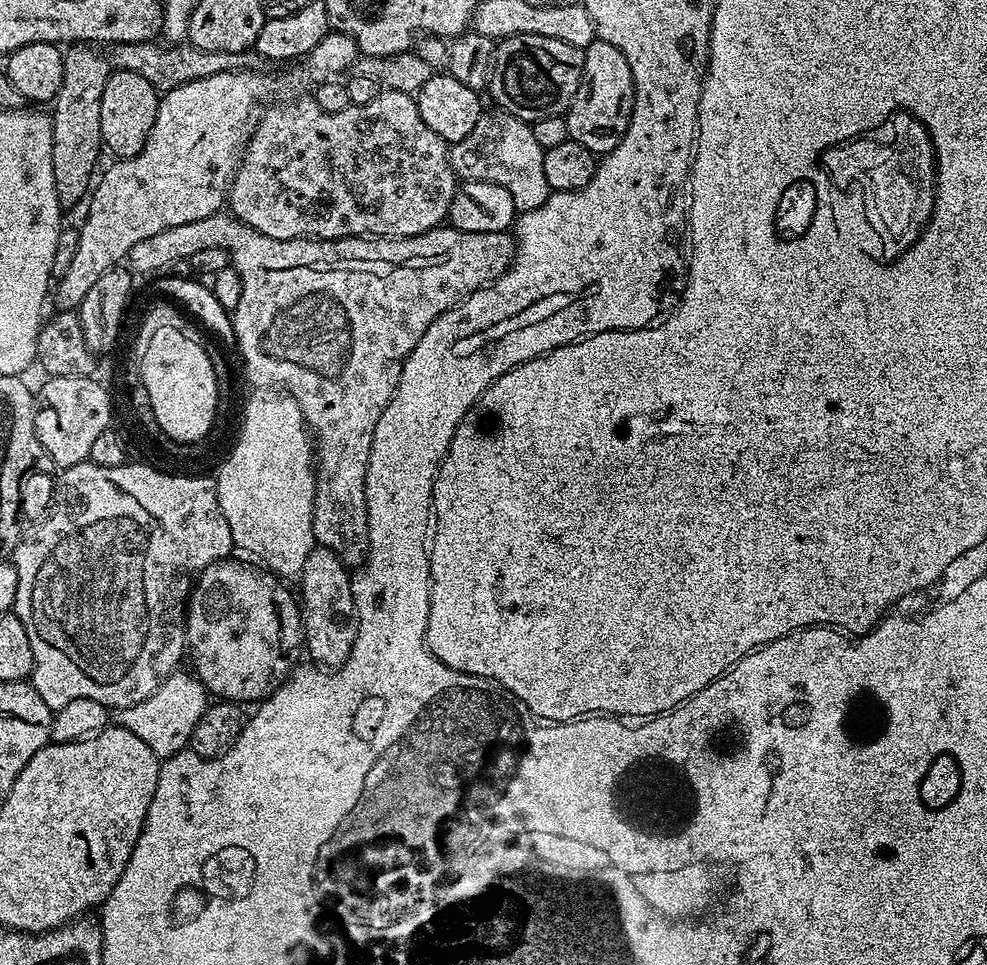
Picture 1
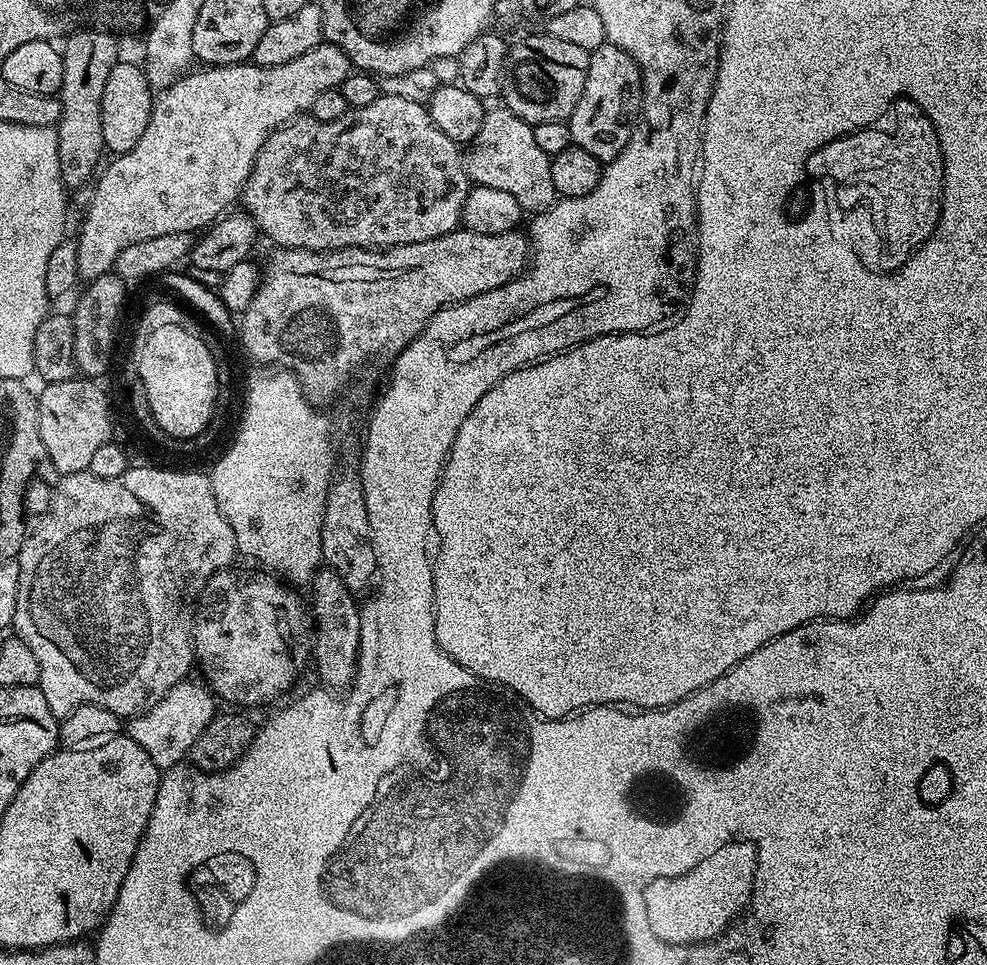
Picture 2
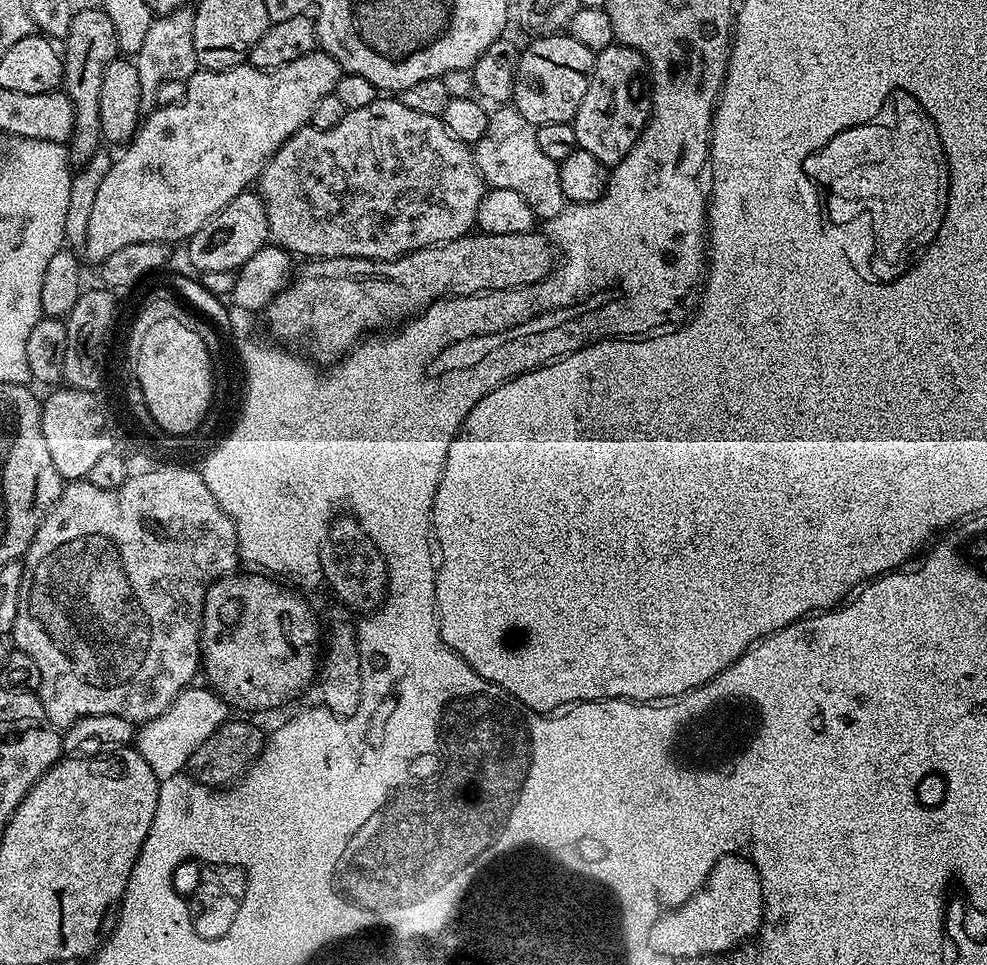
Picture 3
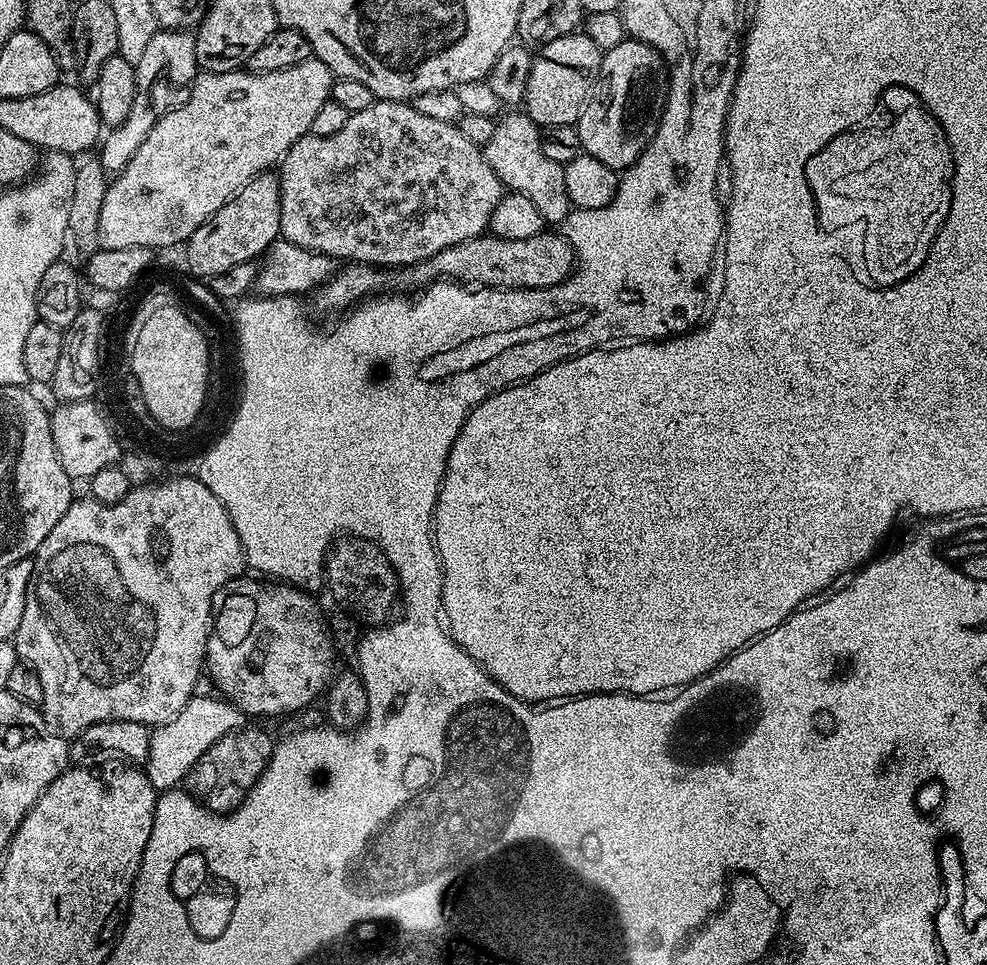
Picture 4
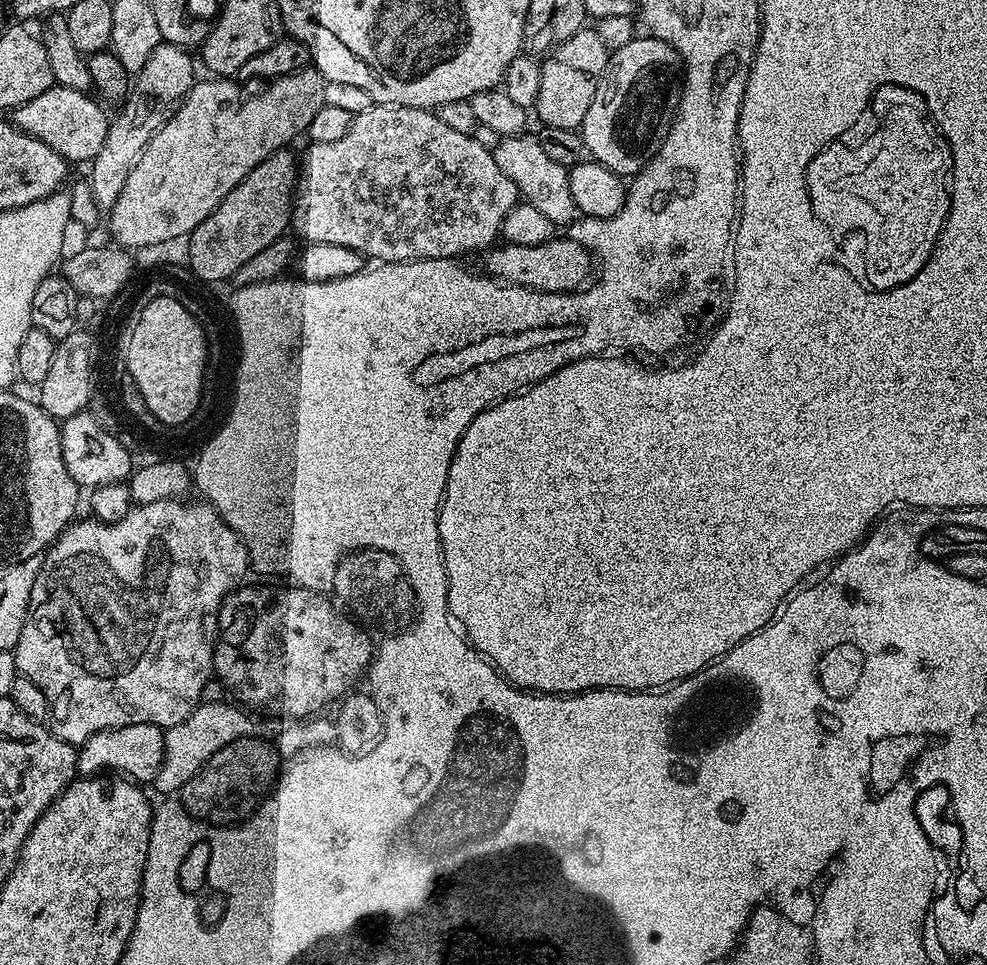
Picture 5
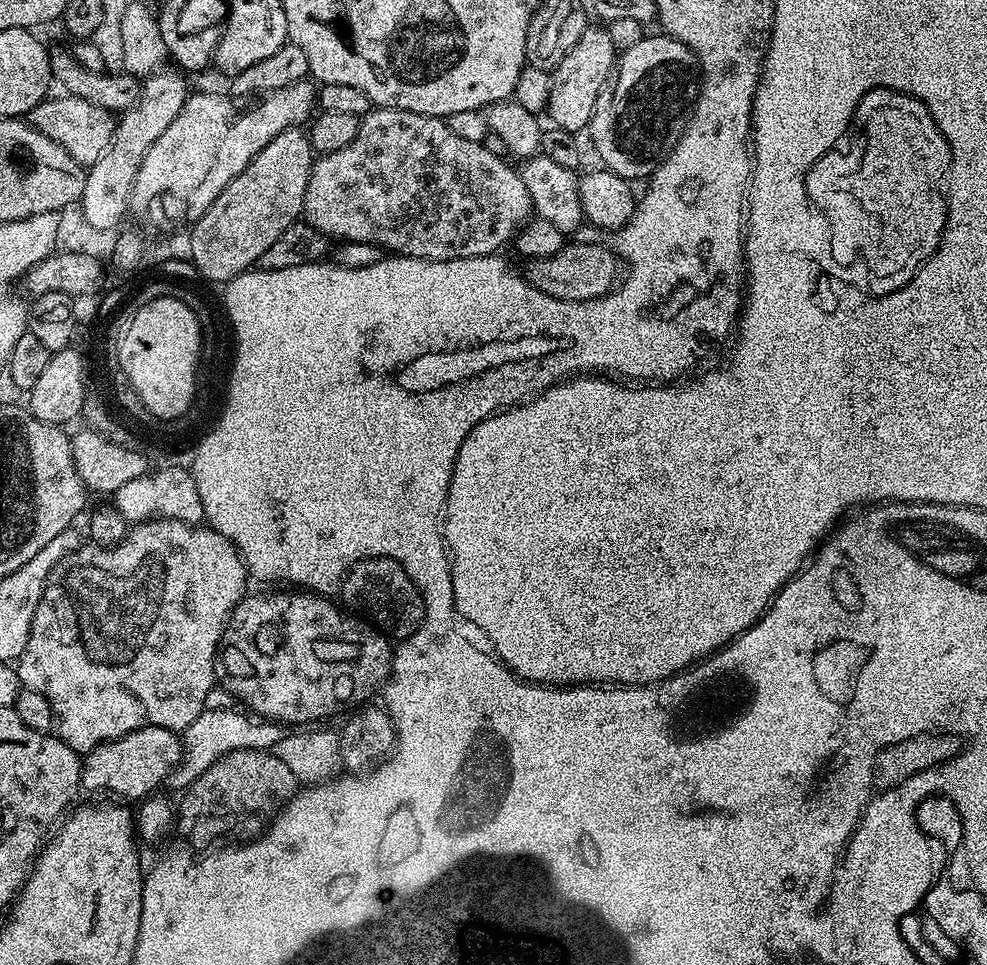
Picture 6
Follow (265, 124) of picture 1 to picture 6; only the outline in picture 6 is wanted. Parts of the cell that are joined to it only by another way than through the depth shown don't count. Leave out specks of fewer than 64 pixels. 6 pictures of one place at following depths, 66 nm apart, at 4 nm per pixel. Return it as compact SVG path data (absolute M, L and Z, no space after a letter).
M373 107L360 121L360 129L350 142L350 146L342 146L342 150L323 153L313 163L309 185L306 186L303 219L310 226L324 233L329 238L340 242L370 242L384 249L385 253L398 256L416 256L419 260L453 260L454 258L474 258L475 256L491 256L501 251L504 243L511 241L516 233L528 223L533 215L530 190L526 190L526 182L522 182L519 171L508 165L509 161L502 156L490 154L483 144L466 142L466 138L458 138L454 130L450 130L447 119L426 114L414 114L397 108Z

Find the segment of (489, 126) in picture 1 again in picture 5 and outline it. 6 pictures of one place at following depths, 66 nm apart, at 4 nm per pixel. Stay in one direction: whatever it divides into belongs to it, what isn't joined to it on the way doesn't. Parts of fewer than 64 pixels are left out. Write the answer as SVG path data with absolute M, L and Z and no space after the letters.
M527 134L505 135L494 149L494 155L502 174L514 182L517 193L527 203L538 206L546 218L550 218L553 226L567 226L577 219L578 213L574 206L574 198L570 194L570 178L568 169L558 162L553 162L542 151L539 139L535 135Z

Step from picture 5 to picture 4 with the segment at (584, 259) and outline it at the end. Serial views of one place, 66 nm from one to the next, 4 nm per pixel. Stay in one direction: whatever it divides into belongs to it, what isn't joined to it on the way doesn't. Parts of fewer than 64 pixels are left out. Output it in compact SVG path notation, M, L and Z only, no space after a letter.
M545 230L530 238L475 236L473 240L450 246L426 261L411 265L410 272L414 279L424 279L424 282L451 278L486 288L549 288L562 283L574 271L571 243L563 235L555 236L551 231Z

